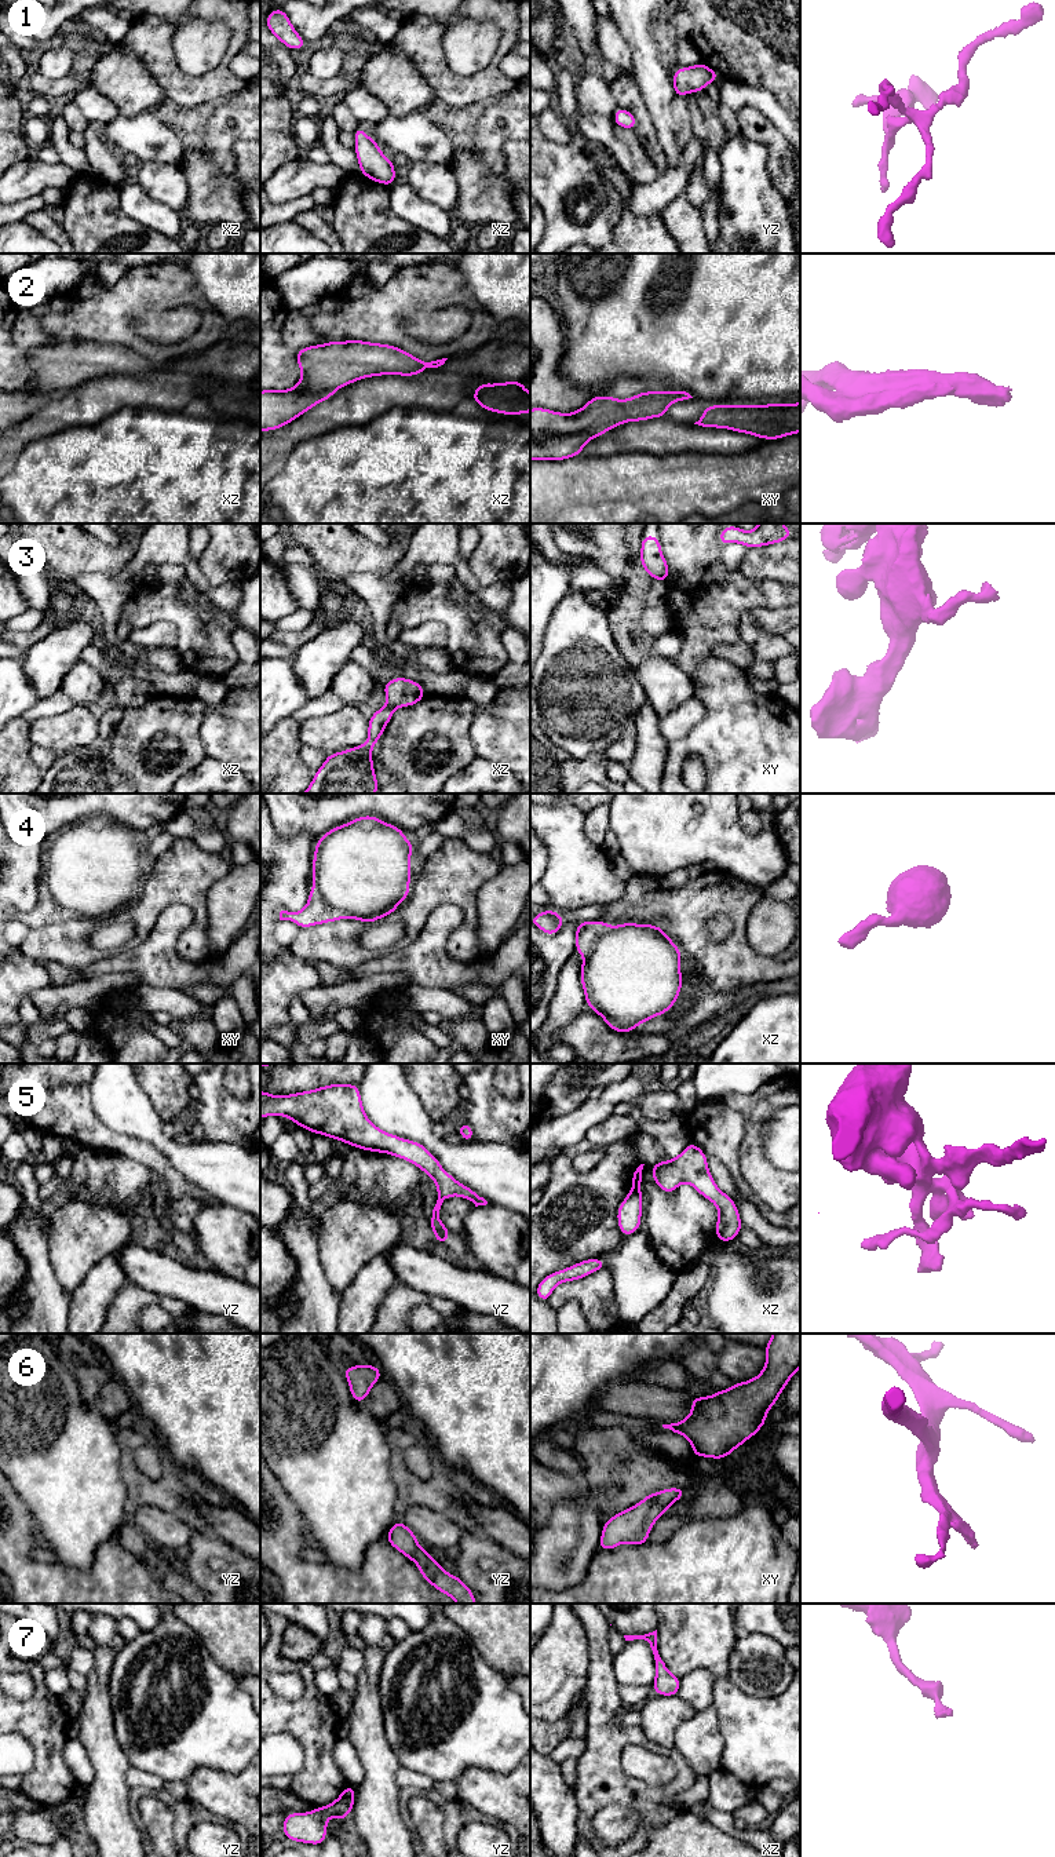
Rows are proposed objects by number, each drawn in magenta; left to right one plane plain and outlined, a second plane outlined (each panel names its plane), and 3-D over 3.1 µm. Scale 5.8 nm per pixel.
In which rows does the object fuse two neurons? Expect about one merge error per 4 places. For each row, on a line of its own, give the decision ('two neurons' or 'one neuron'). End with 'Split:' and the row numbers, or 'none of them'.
1: one neuron
2: one neuron
3: two neurons
4: one neuron
5: one neuron
6: one neuron
7: one neuron
Split: 3

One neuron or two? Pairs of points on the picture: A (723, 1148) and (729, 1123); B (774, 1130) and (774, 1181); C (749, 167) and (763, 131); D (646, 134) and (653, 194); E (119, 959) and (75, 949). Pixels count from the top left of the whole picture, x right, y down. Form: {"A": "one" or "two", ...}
{"A": "one", "B": "two", "C": "two", "D": "two", "E": "two"}

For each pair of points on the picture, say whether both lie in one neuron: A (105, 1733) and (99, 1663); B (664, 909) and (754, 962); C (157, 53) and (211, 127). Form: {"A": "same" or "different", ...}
{"A": "same", "B": "same", "C": "different"}

